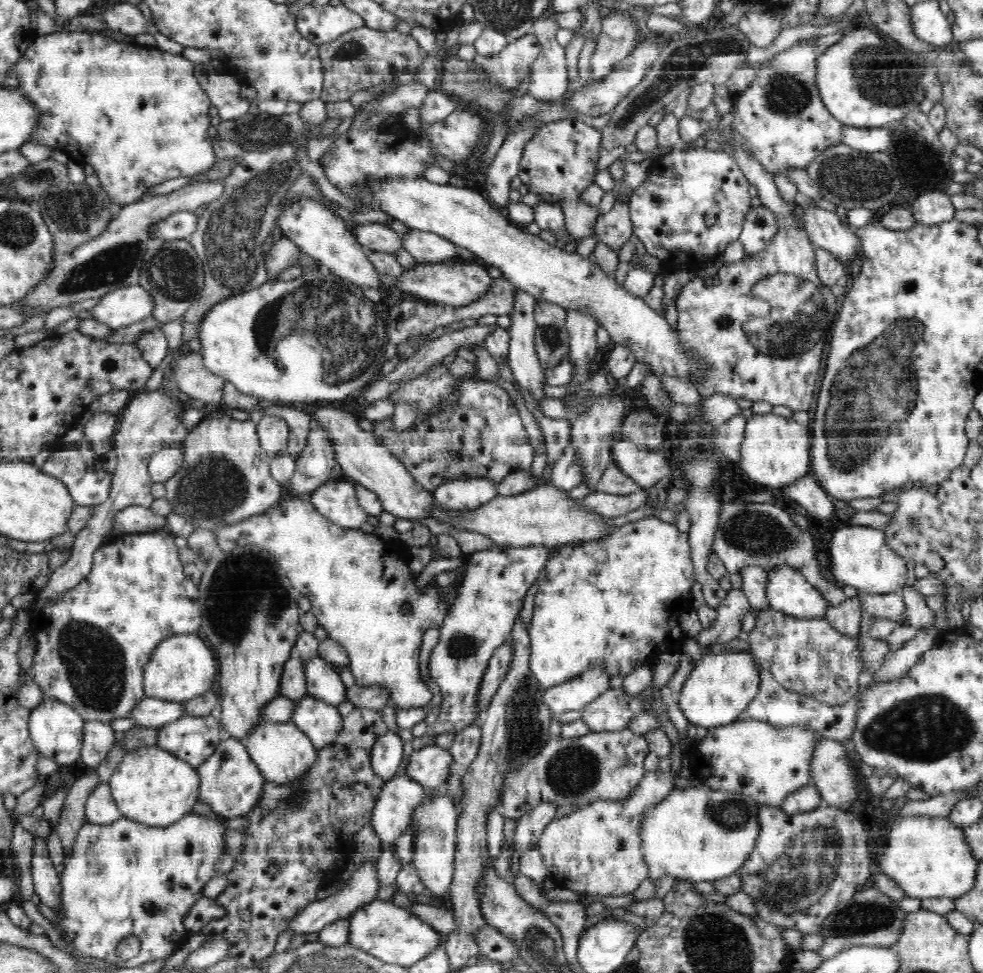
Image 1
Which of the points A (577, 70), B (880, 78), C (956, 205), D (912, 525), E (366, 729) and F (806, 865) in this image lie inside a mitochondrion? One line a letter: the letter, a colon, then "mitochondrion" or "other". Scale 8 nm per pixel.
A: other
B: mitochondrion
C: other
D: mitochondrion
E: other
F: mitochondrion

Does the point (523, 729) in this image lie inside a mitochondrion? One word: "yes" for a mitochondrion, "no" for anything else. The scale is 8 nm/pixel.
yes

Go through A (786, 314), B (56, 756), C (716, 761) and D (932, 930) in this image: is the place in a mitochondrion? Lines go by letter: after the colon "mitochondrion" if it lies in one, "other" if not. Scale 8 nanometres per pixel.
A: mitochondrion
B: other
C: other
D: other

